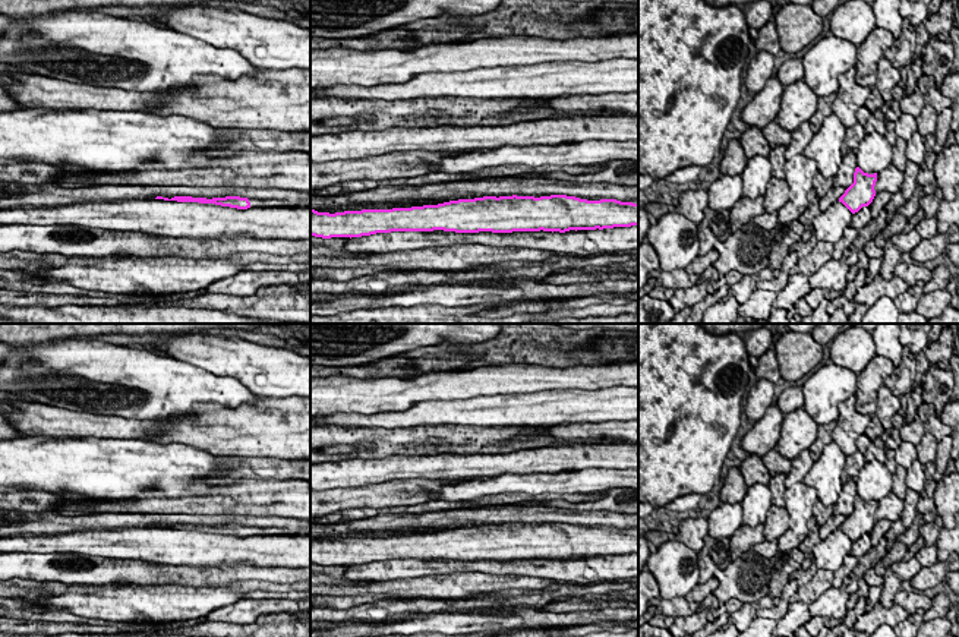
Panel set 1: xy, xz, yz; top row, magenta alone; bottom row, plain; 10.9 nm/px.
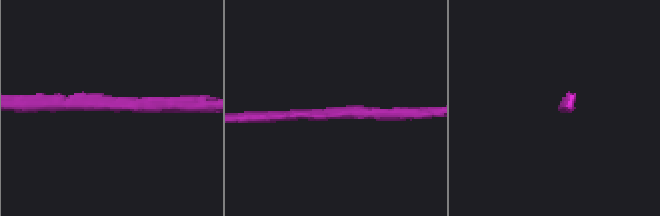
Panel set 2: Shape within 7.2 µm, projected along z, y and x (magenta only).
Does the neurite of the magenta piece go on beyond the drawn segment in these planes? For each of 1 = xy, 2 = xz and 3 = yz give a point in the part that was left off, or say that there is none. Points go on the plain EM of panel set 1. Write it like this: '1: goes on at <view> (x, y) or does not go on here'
1: does not go on here
2: does not go on here
3: does not go on here

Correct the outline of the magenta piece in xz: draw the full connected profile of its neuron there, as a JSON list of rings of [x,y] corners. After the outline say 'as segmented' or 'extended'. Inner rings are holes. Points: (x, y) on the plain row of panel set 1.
[[[567,523],[483,524],[438,533],[335,542],[310,537],[310,564],[322,567],[433,558],[565,561],[631,554],[638,554],[638,532],[616,527],[587,529]]]; as segmented

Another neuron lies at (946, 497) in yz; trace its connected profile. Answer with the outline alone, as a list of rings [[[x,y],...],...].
[[[959,473],[943,476],[934,491],[937,515],[943,520],[943,527],[955,529],[959,513]]]

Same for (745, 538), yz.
[[[742,524],[731,537],[731,558],[738,559],[742,554],[751,551],[757,543],[764,542],[764,524],[750,527]]]

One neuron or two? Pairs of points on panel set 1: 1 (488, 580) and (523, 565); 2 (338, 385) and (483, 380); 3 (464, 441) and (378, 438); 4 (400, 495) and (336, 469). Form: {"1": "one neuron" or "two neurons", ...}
{"1": "two neurons", "2": "one neuron", "3": "one neuron", "4": "two neurons"}

